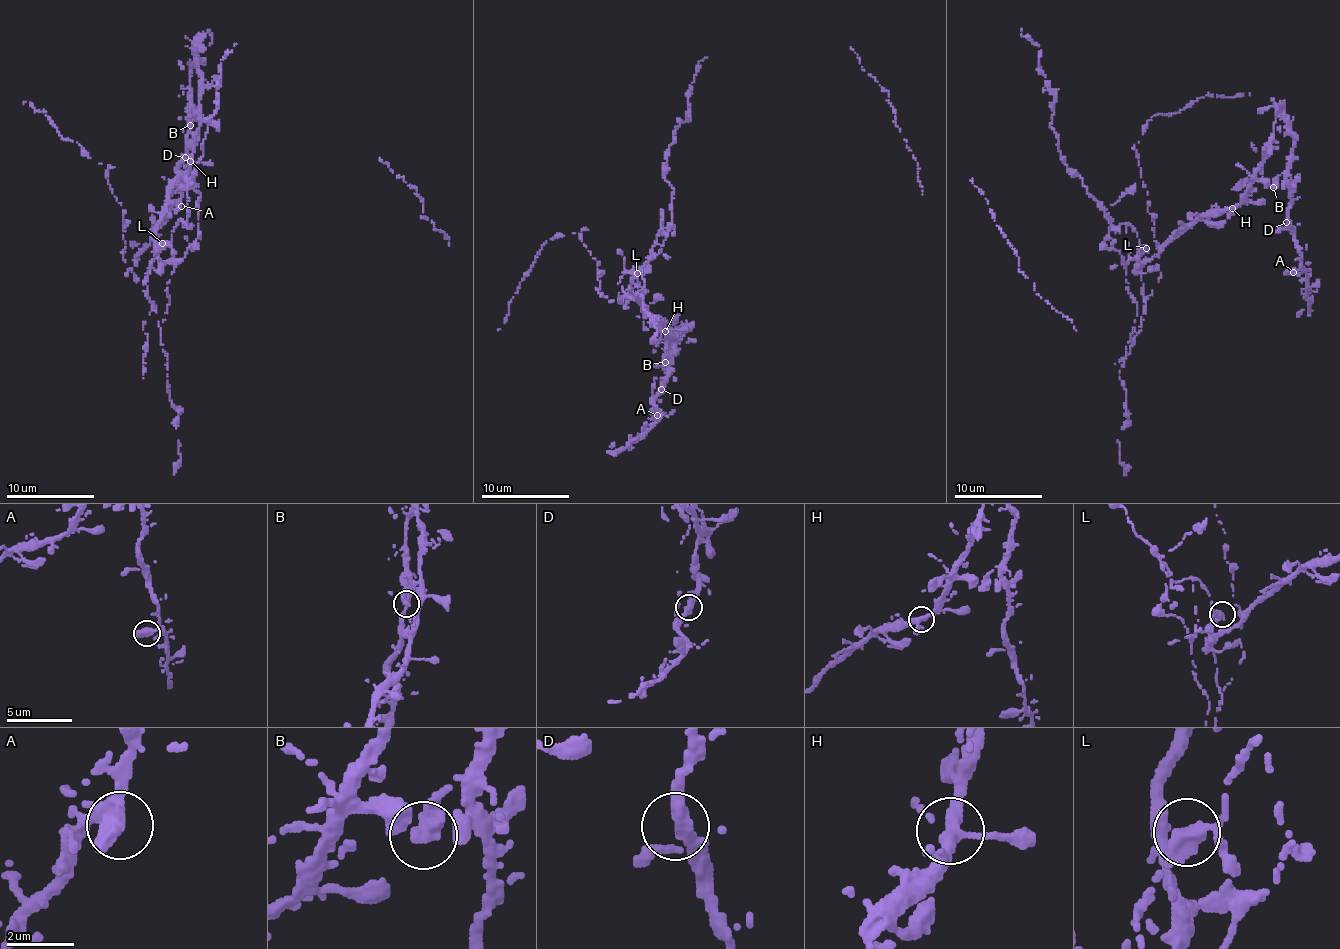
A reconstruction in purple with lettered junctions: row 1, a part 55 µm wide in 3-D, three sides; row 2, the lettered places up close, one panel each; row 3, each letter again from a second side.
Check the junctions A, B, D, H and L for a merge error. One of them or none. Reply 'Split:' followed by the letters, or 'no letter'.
Split: L

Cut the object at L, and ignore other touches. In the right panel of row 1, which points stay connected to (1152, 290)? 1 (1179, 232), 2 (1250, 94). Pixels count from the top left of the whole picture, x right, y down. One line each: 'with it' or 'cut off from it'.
1: cut off from it
2: with it

